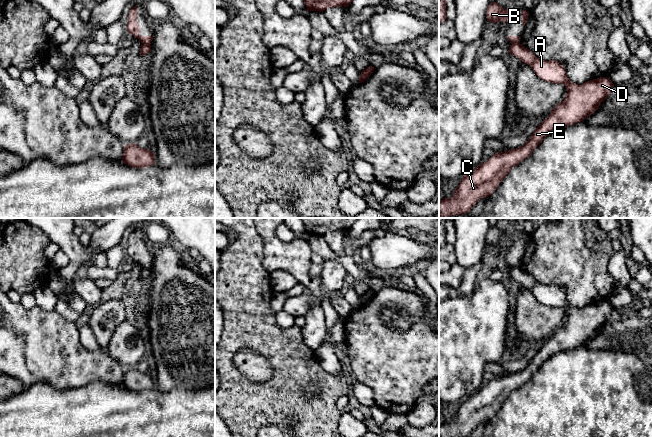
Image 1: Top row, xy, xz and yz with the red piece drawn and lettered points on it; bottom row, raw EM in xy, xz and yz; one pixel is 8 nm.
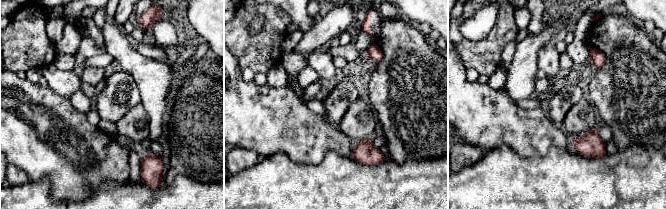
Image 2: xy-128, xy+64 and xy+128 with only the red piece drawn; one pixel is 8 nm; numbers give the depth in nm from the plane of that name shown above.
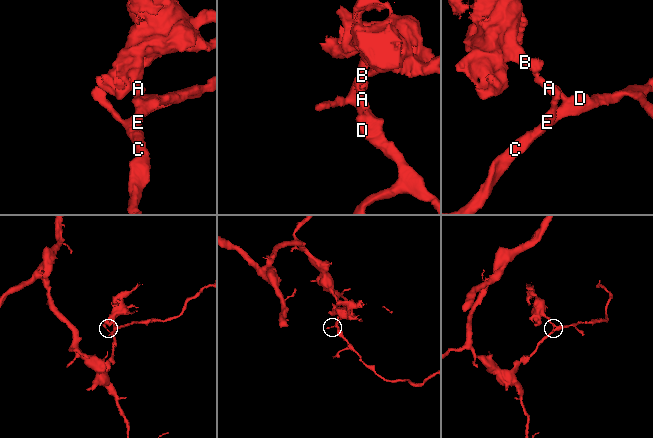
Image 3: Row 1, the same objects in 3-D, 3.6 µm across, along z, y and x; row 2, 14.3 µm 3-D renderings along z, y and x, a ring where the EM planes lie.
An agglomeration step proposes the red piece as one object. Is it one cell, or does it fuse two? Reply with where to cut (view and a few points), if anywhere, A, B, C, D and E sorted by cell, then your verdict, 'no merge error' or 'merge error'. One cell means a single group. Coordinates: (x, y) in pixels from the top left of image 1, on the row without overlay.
xy (142, 267), (149, 269) | A C D E / B | merge error

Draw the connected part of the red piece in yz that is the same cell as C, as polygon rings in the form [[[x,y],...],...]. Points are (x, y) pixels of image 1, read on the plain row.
[[[521,267],[512,268],[509,277],[530,289],[540,303],[564,308],[567,313],[565,323],[551,334],[523,370],[495,377],[462,401],[453,420],[439,424],[439,437],[468,437],[481,422],[490,420],[510,394],[529,381],[545,361],[593,338],[611,318],[614,310],[607,301],[593,303],[581,309],[573,307],[560,286],[541,284]]]

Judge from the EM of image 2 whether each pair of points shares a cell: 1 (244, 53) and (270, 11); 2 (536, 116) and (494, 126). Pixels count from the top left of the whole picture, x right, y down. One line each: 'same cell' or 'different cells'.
1: same cell
2: same cell

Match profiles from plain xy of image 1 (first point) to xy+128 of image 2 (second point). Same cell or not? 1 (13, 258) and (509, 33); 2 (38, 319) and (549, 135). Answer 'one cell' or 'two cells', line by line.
1: one cell
2: one cell

